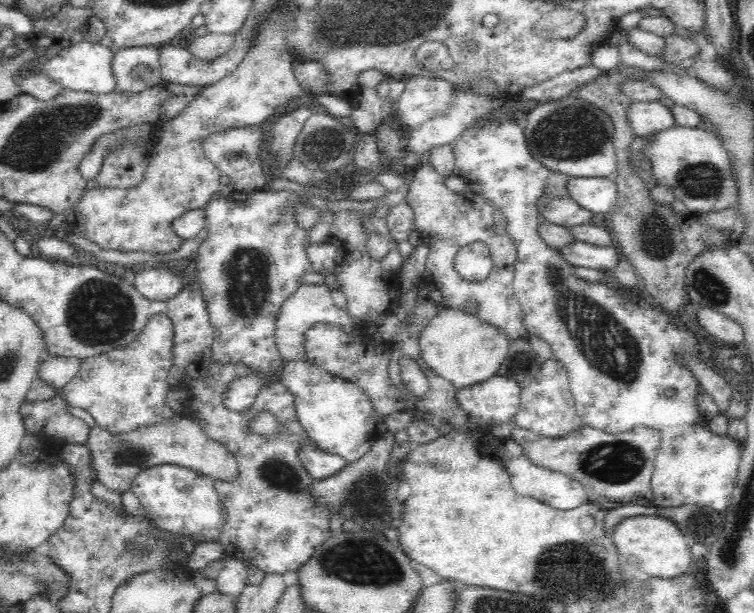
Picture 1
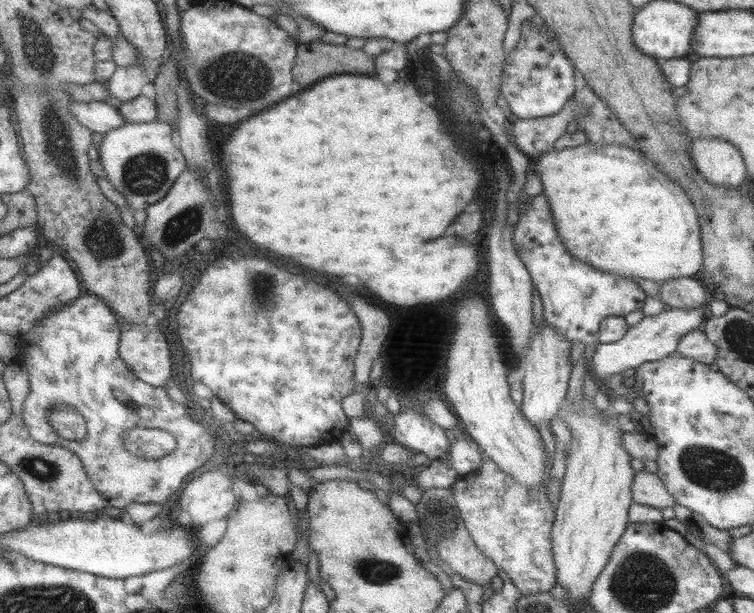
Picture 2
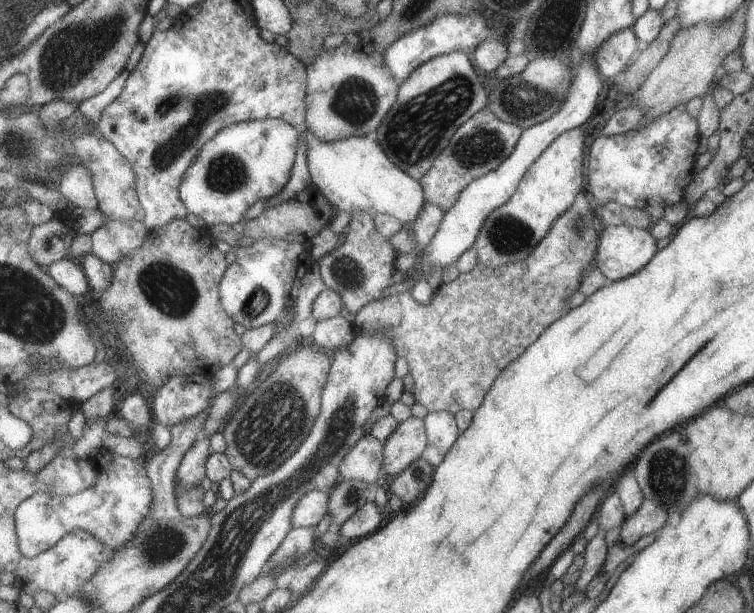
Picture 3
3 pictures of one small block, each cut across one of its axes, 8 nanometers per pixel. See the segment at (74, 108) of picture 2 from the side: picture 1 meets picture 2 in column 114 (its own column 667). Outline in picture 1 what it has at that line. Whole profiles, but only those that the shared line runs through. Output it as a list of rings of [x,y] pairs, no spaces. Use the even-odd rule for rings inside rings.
[[[635,102],[628,110],[628,121],[636,129],[636,136],[662,132],[676,126],[674,113],[670,111],[670,106],[658,102]]]

